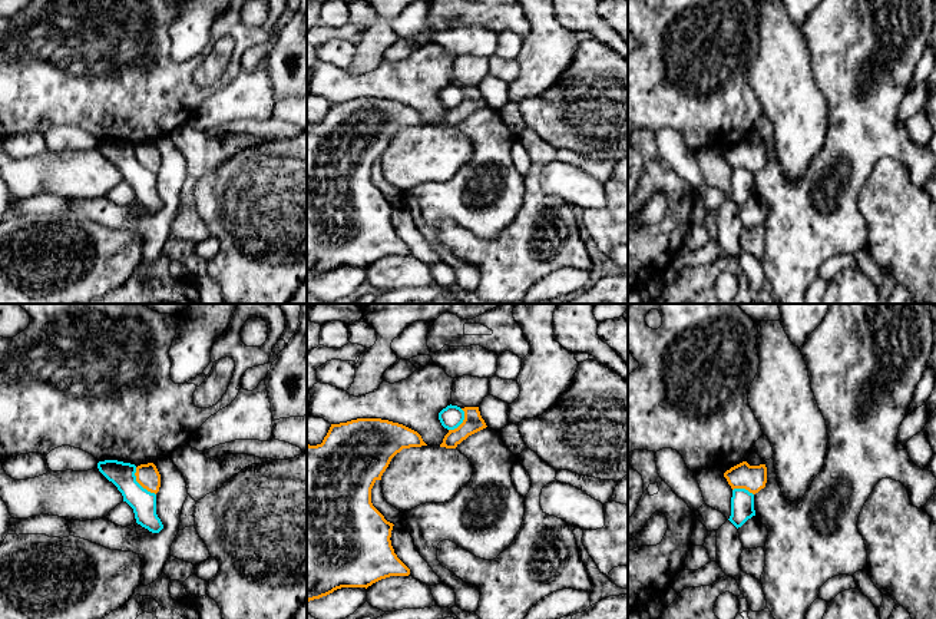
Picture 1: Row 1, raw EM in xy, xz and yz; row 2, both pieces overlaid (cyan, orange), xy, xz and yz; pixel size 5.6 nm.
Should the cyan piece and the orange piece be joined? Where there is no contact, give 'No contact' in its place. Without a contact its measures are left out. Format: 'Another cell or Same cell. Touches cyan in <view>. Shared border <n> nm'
Another cell. Touches cyan in xy. Shared border 200 nm

